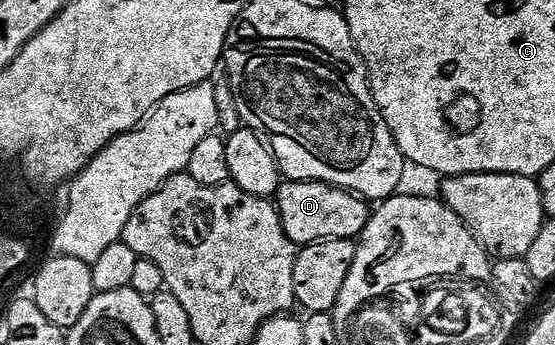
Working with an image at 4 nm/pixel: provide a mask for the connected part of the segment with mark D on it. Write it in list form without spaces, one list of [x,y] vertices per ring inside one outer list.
[[[282,181],[281,189],[275,195],[275,205],[281,213],[283,232],[287,232],[289,239],[298,247],[340,238],[360,239],[371,213],[370,203],[366,199],[351,190],[328,186],[325,182]]]

